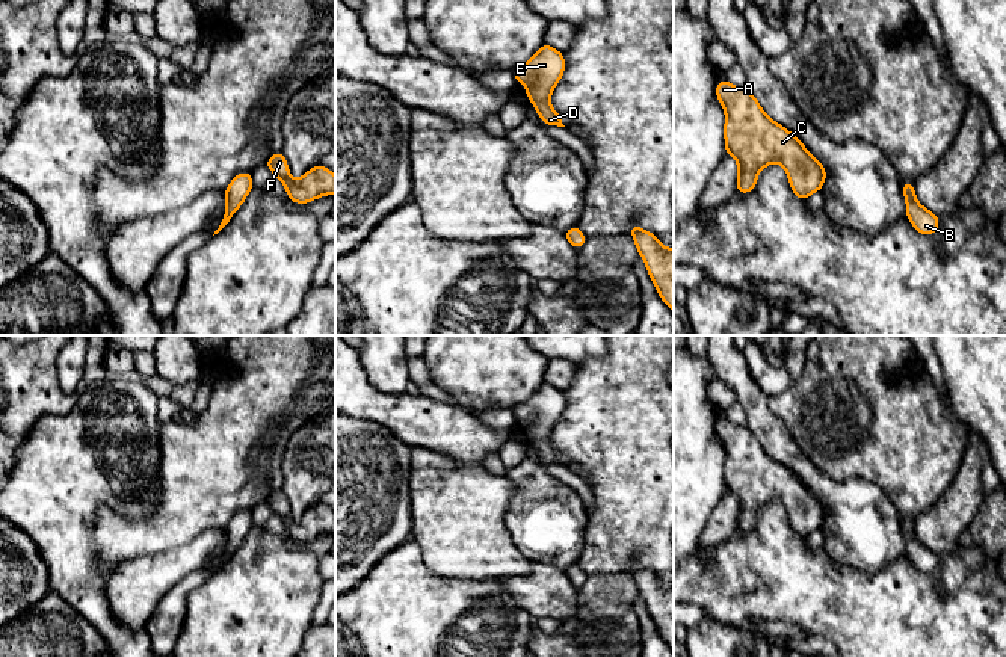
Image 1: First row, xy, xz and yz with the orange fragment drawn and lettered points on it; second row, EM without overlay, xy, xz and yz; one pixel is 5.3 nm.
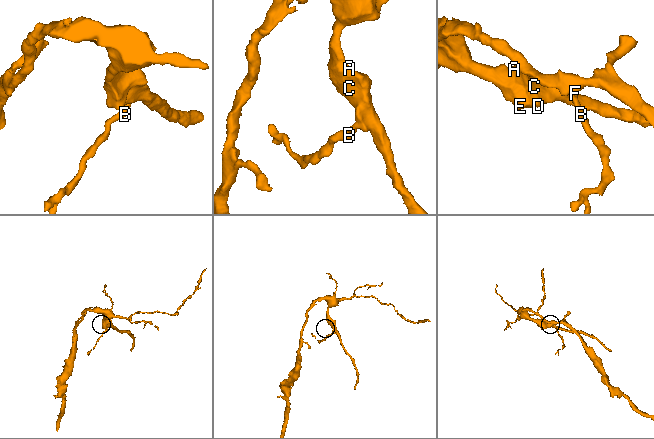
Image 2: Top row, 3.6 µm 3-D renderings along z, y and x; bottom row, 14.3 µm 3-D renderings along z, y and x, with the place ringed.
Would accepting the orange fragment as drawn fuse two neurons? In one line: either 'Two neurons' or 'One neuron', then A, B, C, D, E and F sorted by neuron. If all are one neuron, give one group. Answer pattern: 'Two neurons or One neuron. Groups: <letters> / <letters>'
One neuron. Groups: A B C D E F

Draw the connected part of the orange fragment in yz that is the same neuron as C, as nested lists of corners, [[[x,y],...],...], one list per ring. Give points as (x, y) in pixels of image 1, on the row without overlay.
[[[719,418],[716,435],[725,449],[725,492],[737,497],[737,530],[754,529],[758,510],[778,500],[787,510],[793,532],[805,539],[822,529],[825,504],[796,473],[770,458],[748,426]]]

